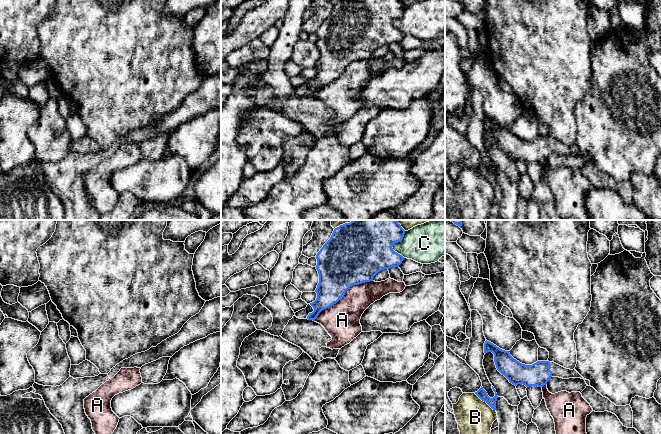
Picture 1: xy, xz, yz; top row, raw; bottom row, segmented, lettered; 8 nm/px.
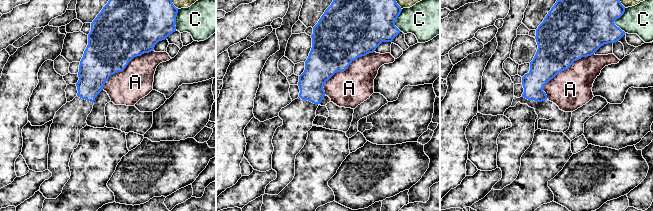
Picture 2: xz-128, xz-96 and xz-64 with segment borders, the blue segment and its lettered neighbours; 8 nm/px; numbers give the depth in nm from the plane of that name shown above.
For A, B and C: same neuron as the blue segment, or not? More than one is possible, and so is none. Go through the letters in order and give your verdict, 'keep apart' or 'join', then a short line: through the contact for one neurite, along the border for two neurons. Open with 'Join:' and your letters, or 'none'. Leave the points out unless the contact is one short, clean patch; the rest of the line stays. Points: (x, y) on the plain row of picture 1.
Join: none
A: keep apart
B: keep apart
C: keep apart

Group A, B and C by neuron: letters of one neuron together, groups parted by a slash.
A / B / C

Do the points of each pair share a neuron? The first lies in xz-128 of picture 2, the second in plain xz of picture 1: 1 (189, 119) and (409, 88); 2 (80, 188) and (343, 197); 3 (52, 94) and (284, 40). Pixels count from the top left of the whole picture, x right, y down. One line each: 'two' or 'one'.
1: two
2: two
3: one

